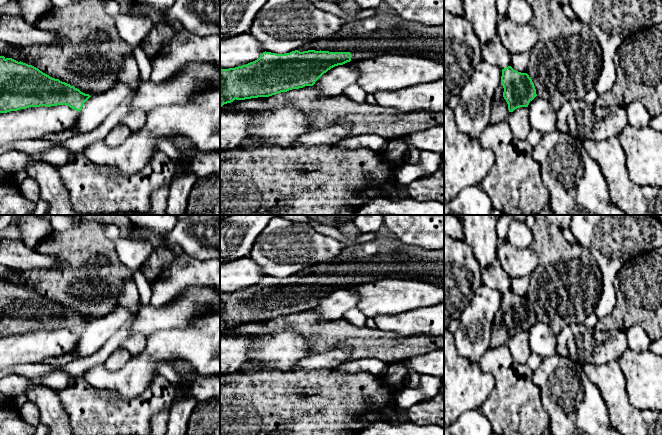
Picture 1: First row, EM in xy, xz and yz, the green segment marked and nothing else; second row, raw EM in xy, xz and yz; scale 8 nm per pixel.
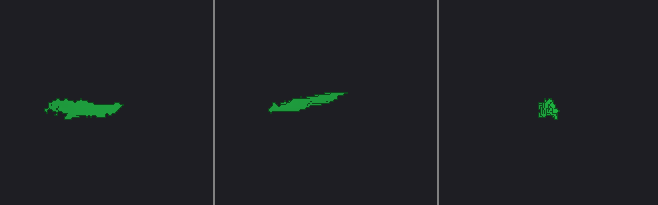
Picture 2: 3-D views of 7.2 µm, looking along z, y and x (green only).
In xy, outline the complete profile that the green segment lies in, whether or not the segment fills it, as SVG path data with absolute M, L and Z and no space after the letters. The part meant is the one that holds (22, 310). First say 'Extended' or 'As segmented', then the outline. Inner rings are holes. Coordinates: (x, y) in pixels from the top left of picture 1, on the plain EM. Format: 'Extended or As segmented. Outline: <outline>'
As segmented. Outline: M0 280L0 337L29 331L51 331L57 329L67 329L80 336L83 328L90 321L89 318L85 318L59 303L50 301L32 289Z

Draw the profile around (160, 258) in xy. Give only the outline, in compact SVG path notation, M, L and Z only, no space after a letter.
M161 246L153 249L142 264L142 274L152 282L158 278L176 258L177 255L169 246Z

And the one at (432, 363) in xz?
M444 348L424 355L418 355L405 362L407 368L413 369L420 375L444 377Z

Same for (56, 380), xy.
M56 370L42 378L32 379L34 384L41 384L45 387L50 388L54 392L59 391L60 389L66 387L69 384L69 381L74 379L74 376L69 375L68 373Z

